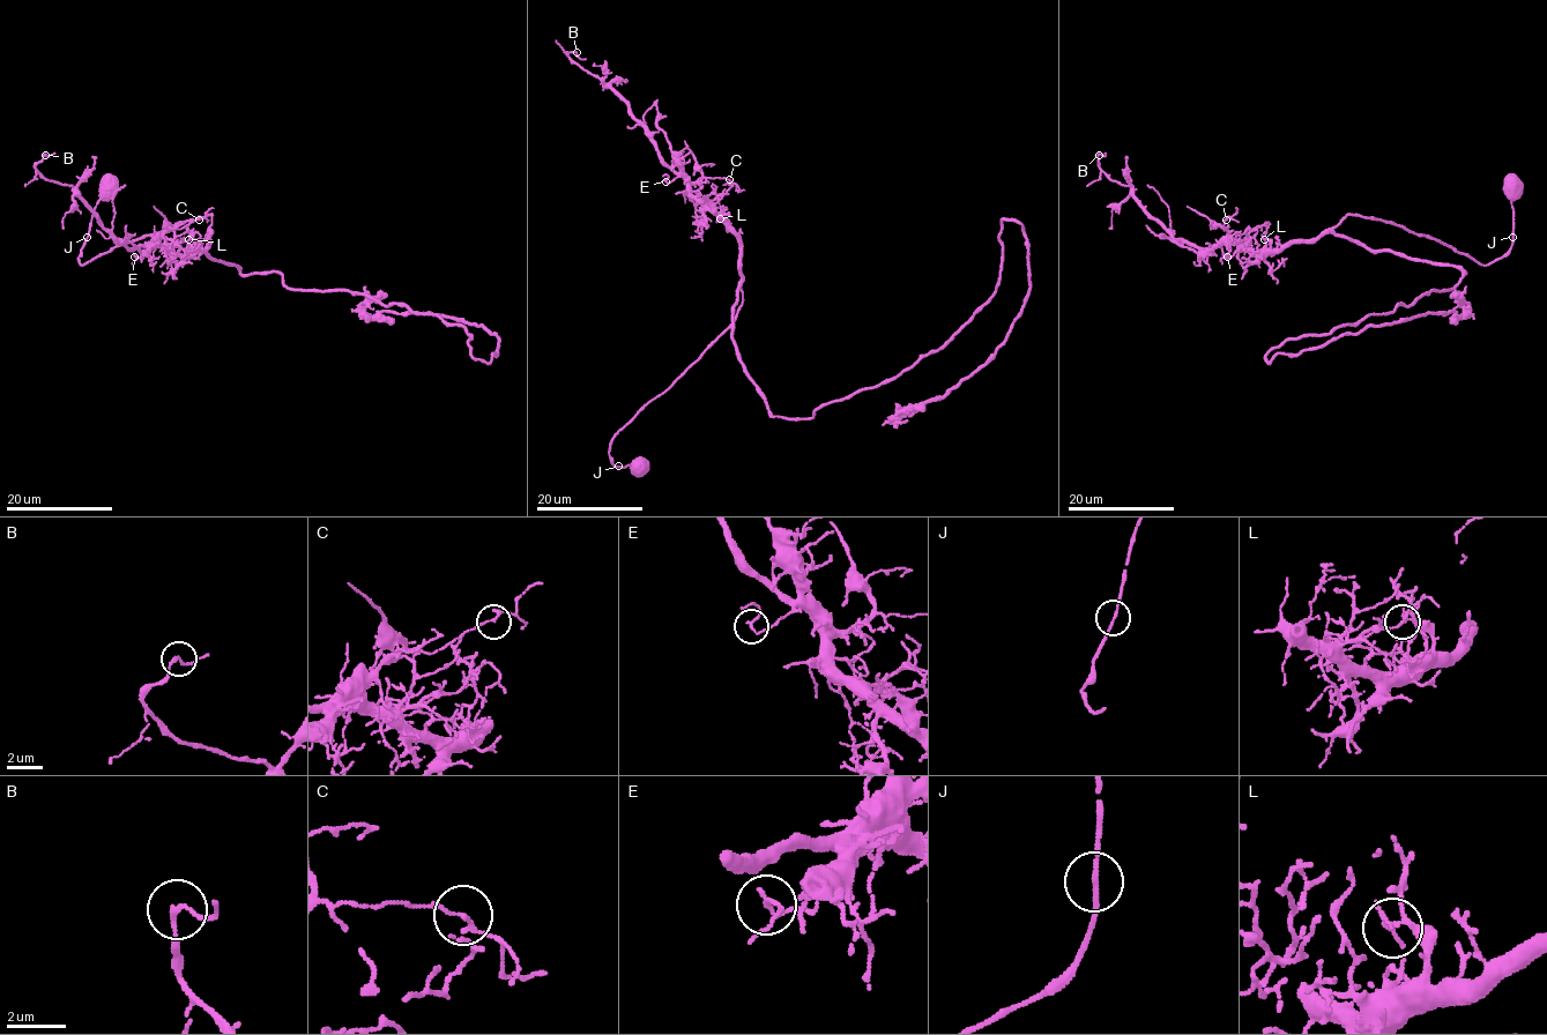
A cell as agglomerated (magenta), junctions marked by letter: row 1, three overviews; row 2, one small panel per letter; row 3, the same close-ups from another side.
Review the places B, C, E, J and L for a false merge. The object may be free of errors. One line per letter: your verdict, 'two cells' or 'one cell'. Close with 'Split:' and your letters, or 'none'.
B: one cell
C: one cell
E: one cell
J: one cell
L: one cell
Split: none

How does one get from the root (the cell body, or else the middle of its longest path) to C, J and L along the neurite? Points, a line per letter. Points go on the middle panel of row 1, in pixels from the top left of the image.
C: (639, 467), (612, 462), (612, 437), (733, 321), (743, 300), (738, 237), (691, 193), (704, 177), (729, 179)
J: (639, 467), (640, 462), (617, 467)
L: (639, 467), (612, 462), (612, 437), (733, 321), (743, 300), (741, 244), (720, 218)

